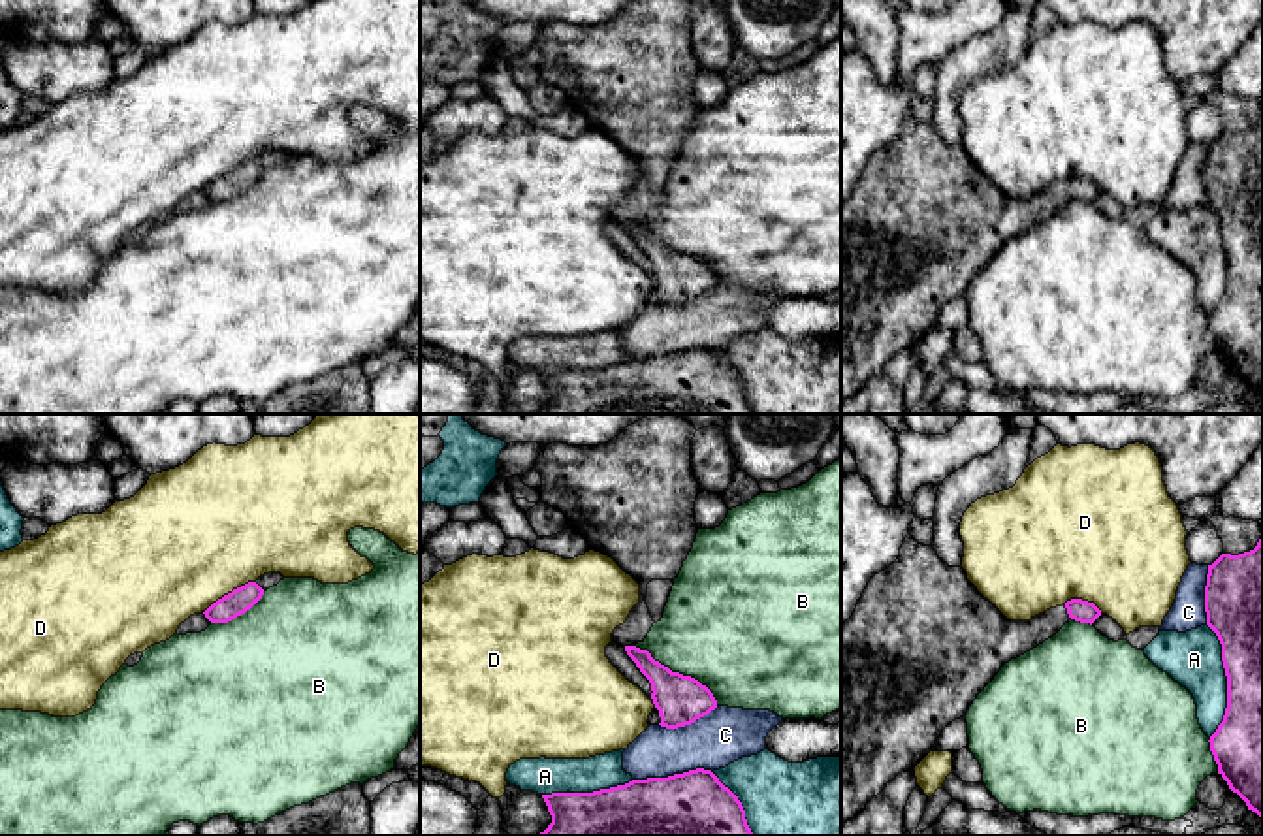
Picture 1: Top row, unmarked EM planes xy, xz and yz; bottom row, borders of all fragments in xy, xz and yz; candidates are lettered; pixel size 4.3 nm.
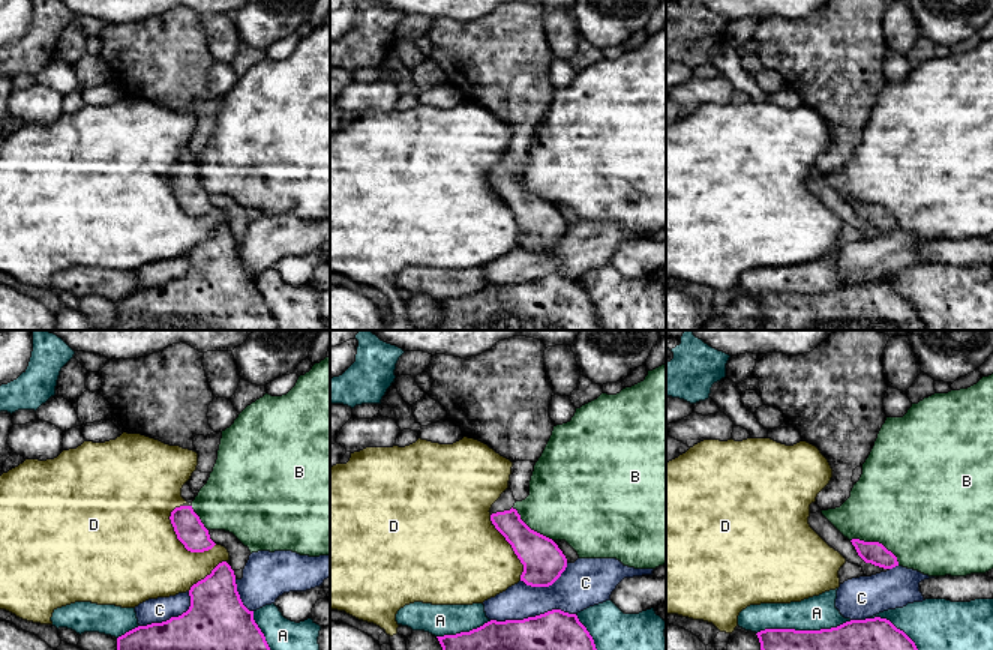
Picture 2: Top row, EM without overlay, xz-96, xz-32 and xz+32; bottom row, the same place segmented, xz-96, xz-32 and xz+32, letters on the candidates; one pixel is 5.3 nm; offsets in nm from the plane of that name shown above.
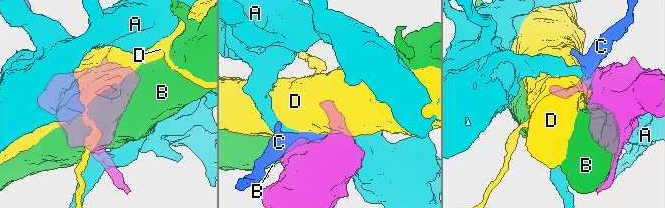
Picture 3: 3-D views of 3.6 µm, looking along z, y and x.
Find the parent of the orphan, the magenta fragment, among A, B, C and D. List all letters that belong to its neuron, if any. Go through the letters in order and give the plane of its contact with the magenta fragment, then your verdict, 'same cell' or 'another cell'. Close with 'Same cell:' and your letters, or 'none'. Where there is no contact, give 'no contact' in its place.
A: contact in yz; another cell
B: contact in xz; another cell
C: contact in xz; another cell
D: contact in xy; another cell
Same cell: none

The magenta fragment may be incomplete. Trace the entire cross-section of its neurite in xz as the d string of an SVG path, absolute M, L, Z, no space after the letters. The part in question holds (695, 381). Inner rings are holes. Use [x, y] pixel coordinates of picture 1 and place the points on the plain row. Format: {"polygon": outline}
{"polygon": "M704 346L542 377L552 401L536 414L753 414L738 375Z"}

